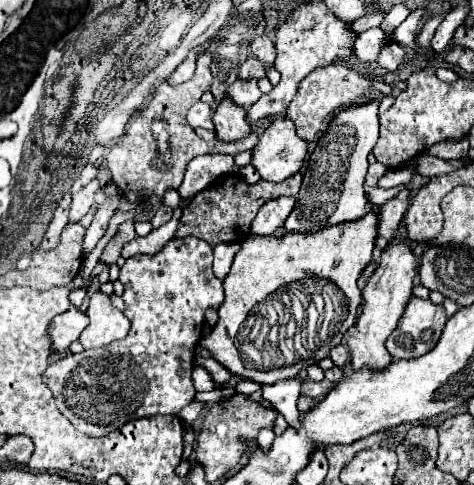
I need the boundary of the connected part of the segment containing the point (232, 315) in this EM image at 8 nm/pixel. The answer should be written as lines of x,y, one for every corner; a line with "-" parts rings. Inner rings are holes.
370,208
364,214
364,218
356,220
356,222
344,222
340,226
330,226
316,234
284,232
282,236
256,236
256,234
248,236
240,244
240,250
232,262
232,268
224,278
226,300
218,308
220,318
214,326
214,332
208,338
202,338
200,346
208,348
212,352
212,358
218,360
220,364
224,364
232,374
254,380
258,384
274,384
278,380
292,378
292,376
300,374
302,370
306,370
310,364
316,364
318,360
328,356
328,350
340,345
346,330
356,322
356,316
358,316
362,304
362,292
358,288
358,278
360,278
362,270
368,266
368,262
372,260
372,250
374,250
374,242
376,242
376,234
378,234
378,222
380,222
378,210
-
318,277
319,279
332,280
344,292
344,296
348,298
348,314
346,314
346,322
342,322
337,333
336,326
334,326
332,332
335,336
330,338
330,342
322,342
322,340
326,340
326,336
324,336
312,344
310,340
304,340
304,306
302,304
292,306
292,302
288,302
286,286
292,282
314,280

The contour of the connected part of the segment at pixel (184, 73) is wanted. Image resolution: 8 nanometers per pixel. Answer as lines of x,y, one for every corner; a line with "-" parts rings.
190,52
190,54
186,56
186,60
170,74
168,84
170,84
170,86
178,86
178,84
188,82
188,80
192,78
192,74
194,74
194,68
196,68
196,54

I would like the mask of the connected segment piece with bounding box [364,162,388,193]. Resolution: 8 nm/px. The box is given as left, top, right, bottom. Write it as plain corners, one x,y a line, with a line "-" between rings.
374,162
374,164
370,164
370,170
367,172
364,183
364,189
366,193
377,186
378,180
384,176
384,172
386,172
386,170
388,170
388,168
386,168
384,164
380,164
380,162

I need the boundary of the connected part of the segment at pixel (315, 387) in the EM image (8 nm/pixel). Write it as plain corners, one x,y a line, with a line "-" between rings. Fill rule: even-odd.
304,378
304,384
302,384
302,394
322,398
324,394
328,394
328,390
332,390
332,386
336,386
336,382
326,380
326,378
324,378
322,382
312,382
312,380

